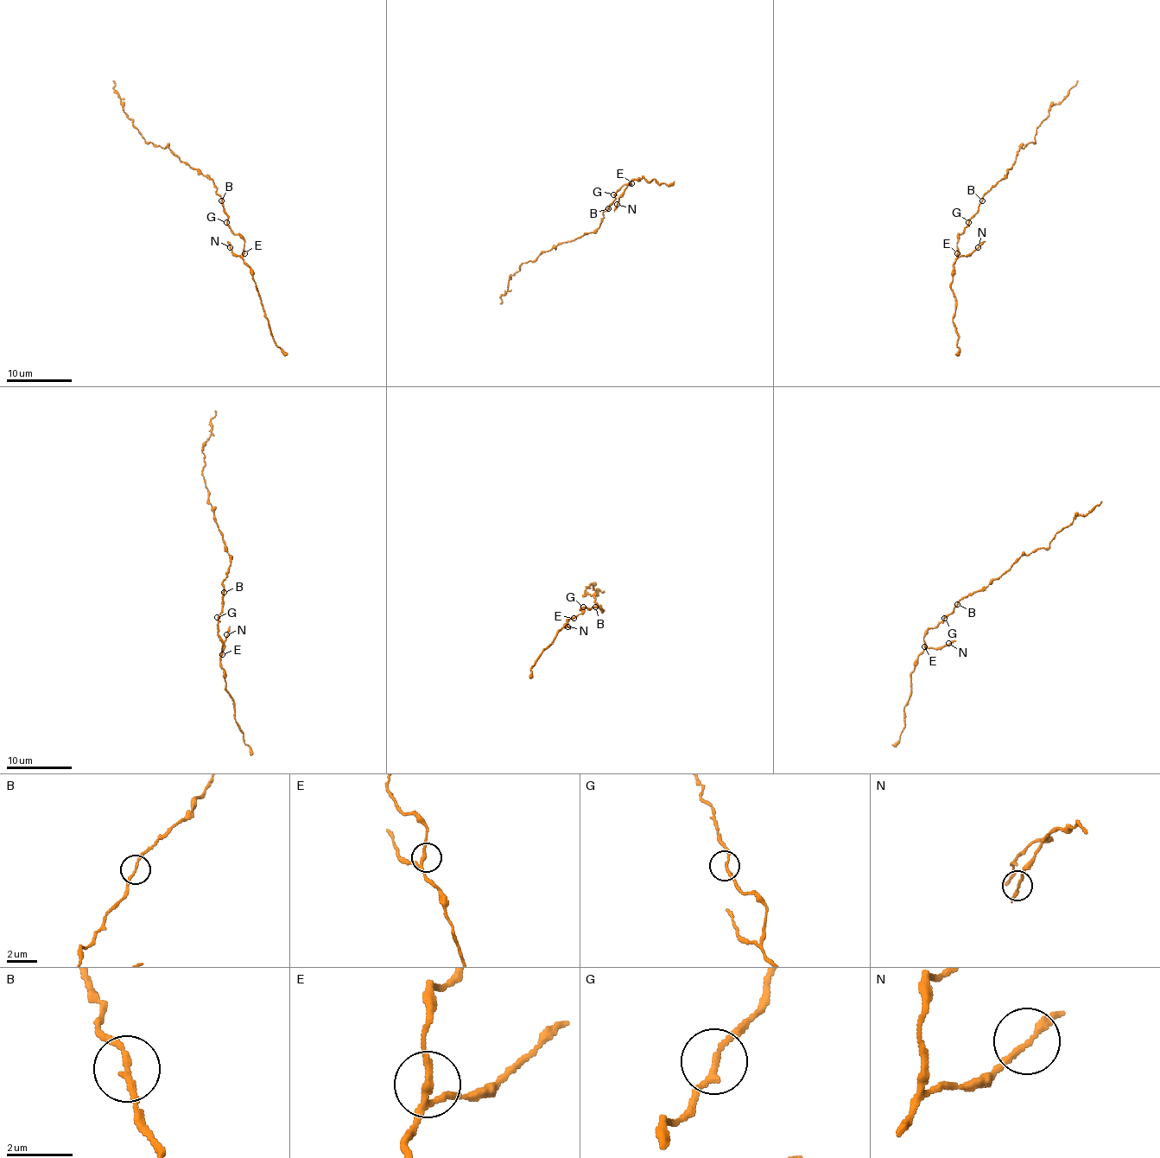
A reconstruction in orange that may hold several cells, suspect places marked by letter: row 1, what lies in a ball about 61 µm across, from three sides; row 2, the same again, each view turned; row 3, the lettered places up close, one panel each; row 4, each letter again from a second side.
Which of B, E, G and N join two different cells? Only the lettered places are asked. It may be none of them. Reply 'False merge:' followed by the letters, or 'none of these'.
False merge: B

